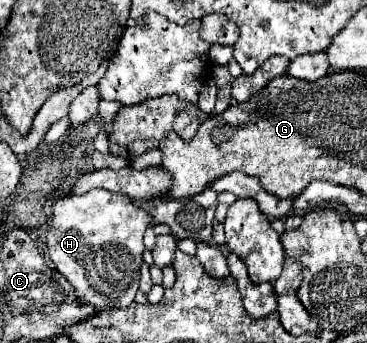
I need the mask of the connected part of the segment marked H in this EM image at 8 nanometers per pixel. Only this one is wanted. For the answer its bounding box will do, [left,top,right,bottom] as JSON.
[25,189,153,311]

